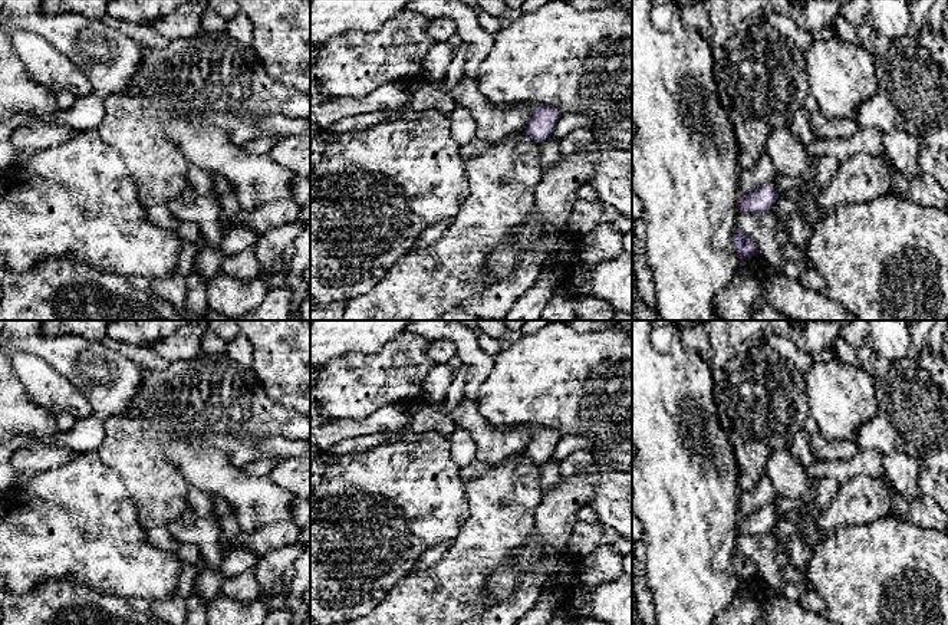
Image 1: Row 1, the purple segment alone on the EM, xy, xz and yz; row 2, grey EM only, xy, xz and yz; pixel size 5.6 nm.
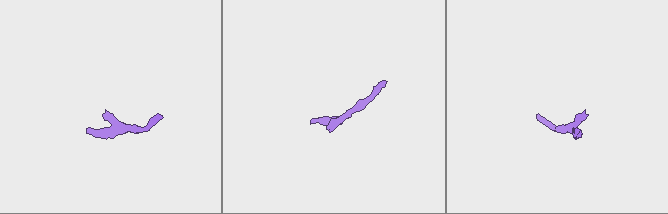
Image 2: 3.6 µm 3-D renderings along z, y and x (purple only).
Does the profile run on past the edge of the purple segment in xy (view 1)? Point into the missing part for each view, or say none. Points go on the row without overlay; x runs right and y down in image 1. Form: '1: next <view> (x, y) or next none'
1: next xy (200, 502)

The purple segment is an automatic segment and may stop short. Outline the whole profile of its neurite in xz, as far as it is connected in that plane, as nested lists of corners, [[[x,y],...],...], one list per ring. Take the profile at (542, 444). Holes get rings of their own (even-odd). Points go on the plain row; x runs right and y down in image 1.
[[[536,428],[531,435],[524,454],[539,466],[550,460],[554,453],[556,444],[562,438],[562,432],[554,428]]]

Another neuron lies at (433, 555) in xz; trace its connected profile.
[[[447,545],[429,547],[427,552],[424,552],[419,556],[417,566],[429,568],[435,565],[442,557],[445,550],[447,550]]]

